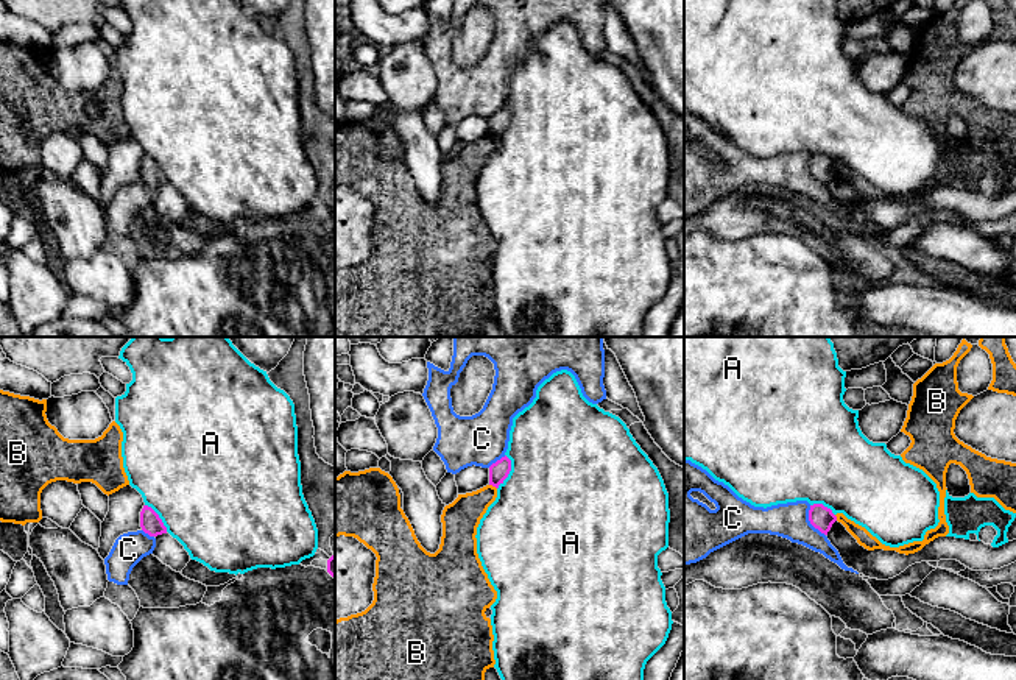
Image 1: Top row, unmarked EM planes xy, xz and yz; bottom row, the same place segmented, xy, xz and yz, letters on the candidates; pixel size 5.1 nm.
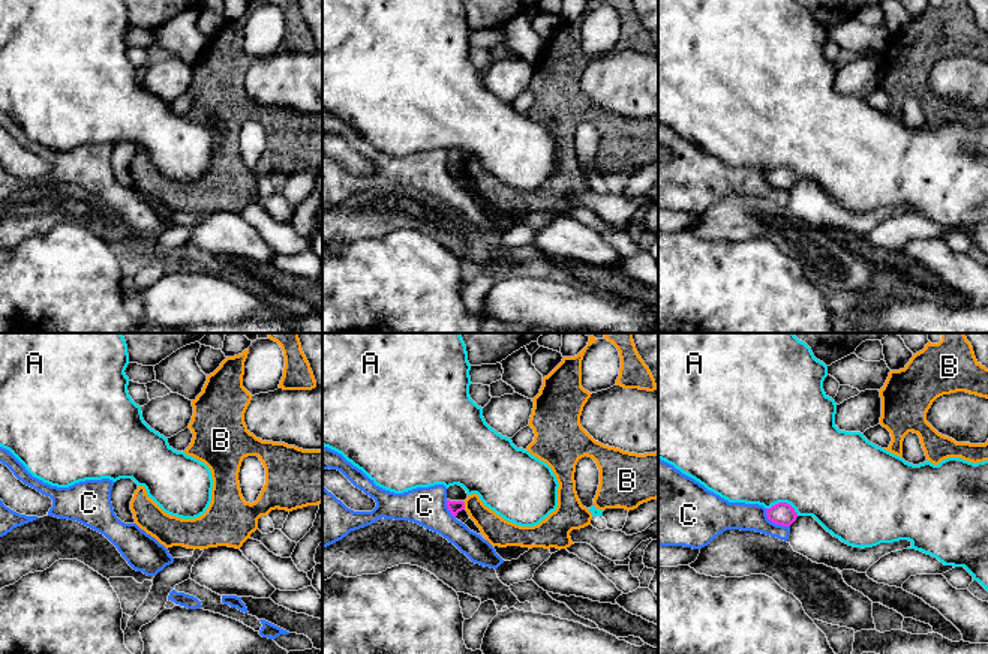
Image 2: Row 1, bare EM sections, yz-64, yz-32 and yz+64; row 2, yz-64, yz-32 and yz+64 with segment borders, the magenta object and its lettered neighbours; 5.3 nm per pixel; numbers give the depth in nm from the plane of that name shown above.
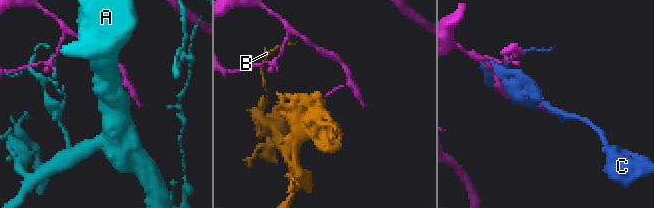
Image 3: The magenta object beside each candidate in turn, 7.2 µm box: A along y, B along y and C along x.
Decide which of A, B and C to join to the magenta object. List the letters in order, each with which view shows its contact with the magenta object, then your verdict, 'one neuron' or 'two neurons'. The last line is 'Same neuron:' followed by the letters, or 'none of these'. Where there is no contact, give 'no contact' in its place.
A: xz | two neurons
B: xz | two neurons
C: yz | two neurons
Same neuron: none of these

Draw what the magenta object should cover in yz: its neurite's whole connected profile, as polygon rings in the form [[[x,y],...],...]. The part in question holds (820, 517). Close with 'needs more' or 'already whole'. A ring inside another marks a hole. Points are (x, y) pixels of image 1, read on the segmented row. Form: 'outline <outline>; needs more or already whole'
outline [[[813,504],[809,510],[809,521],[815,529],[827,535],[832,524],[837,521],[837,516],[832,513],[831,508],[824,507],[823,504]]]; already whole

